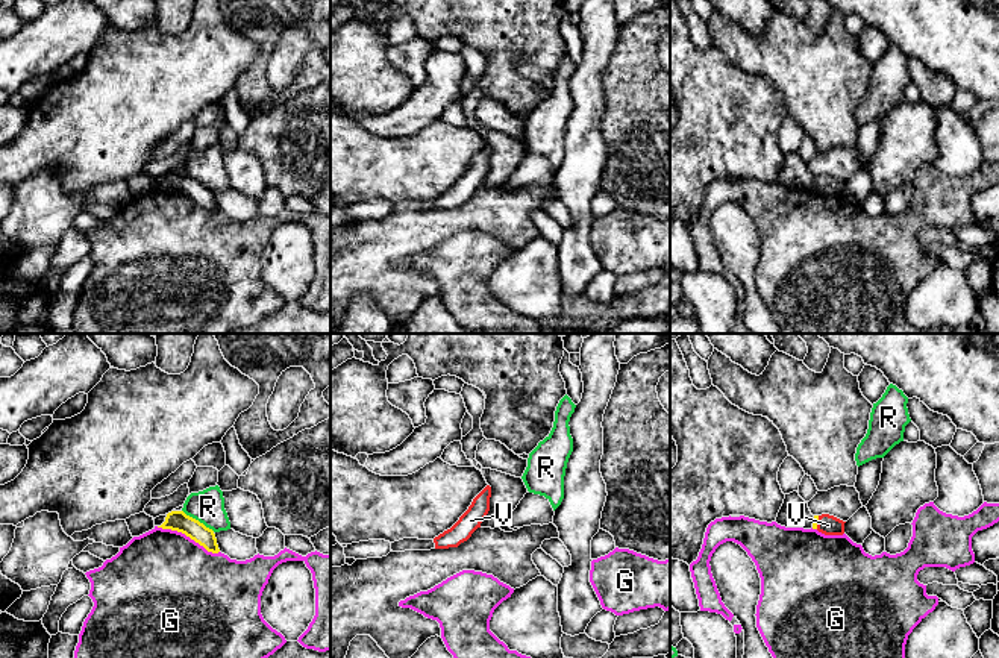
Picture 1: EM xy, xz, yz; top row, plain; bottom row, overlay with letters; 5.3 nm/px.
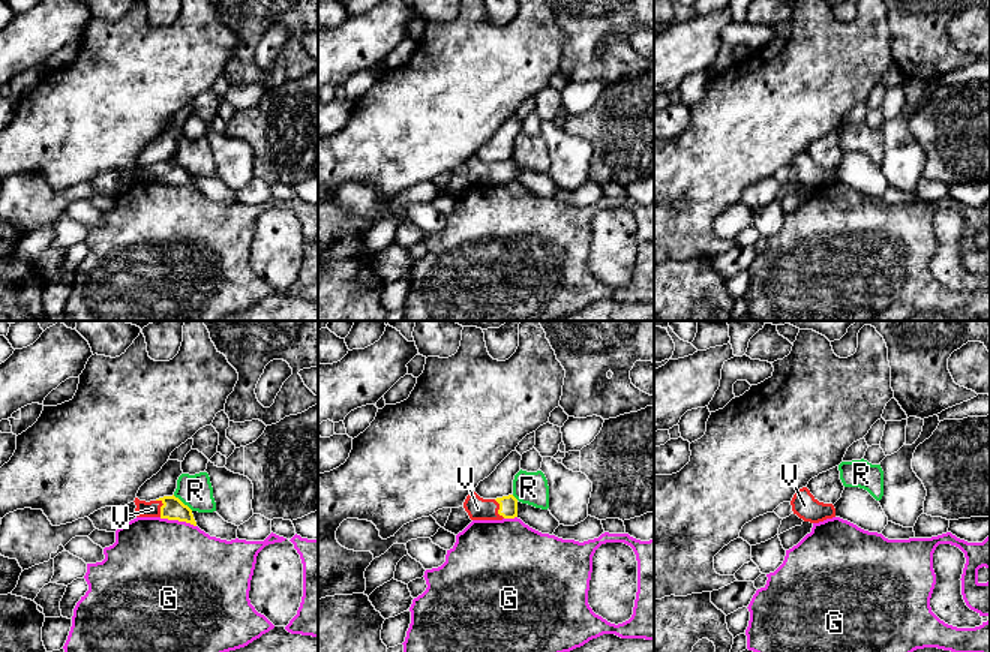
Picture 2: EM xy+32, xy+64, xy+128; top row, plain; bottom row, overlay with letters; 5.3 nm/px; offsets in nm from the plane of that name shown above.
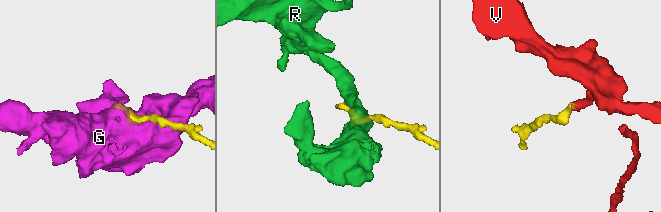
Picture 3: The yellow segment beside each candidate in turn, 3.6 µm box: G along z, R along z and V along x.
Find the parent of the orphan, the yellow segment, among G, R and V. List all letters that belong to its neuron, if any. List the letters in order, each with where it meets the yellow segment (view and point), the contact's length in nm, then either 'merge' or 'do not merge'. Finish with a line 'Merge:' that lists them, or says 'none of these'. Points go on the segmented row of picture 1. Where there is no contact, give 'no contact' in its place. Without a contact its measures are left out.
G: xy (188, 535) | 360 nm | do not merge
R: xy (197, 520) | 200 nm | do not merge
V: yz (816, 522) | 70 nm | merge
Merge: V

